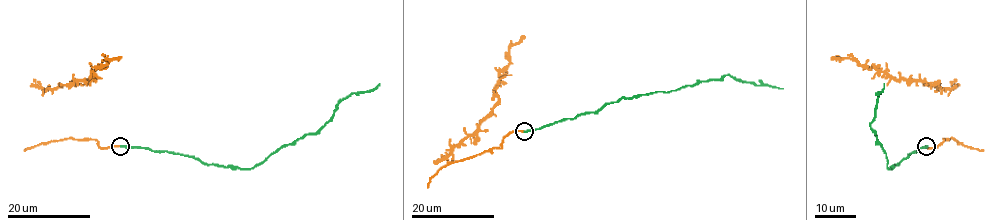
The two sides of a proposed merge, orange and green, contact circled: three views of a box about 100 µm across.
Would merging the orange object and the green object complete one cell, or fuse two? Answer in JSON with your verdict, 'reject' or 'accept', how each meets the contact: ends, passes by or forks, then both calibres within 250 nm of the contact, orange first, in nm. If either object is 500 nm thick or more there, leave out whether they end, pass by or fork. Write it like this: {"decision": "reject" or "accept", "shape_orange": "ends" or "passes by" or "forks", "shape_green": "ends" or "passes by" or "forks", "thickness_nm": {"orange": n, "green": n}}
{"decision": "accept", "shape_orange": "ends", "shape_green": "ends", "thickness_nm": {"orange": 200, "green": 240}}

